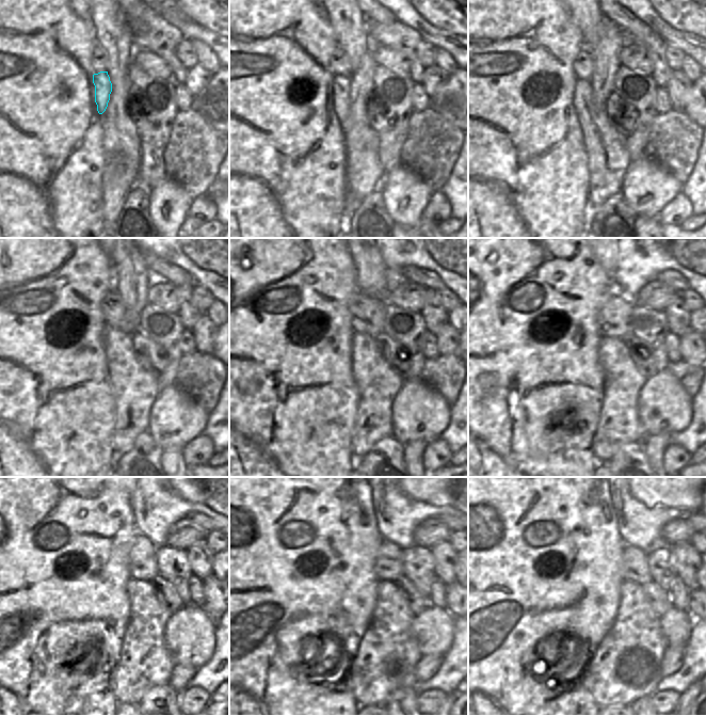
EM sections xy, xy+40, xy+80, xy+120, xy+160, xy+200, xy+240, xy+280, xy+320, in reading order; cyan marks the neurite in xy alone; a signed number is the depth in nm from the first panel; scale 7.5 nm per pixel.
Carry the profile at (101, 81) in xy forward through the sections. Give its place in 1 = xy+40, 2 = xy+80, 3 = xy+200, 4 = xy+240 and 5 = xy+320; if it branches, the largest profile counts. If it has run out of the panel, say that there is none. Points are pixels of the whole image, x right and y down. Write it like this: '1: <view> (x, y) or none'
1: xy+40 (365, 173)
2: xy+80 (608, 159)
3: xy+200 (619, 423)
4: xy+240 (145, 662)
5: xy+320 (625, 667)

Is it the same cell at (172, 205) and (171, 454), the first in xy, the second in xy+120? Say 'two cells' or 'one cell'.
two cells

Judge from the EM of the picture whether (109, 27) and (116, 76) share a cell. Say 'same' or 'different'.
same

